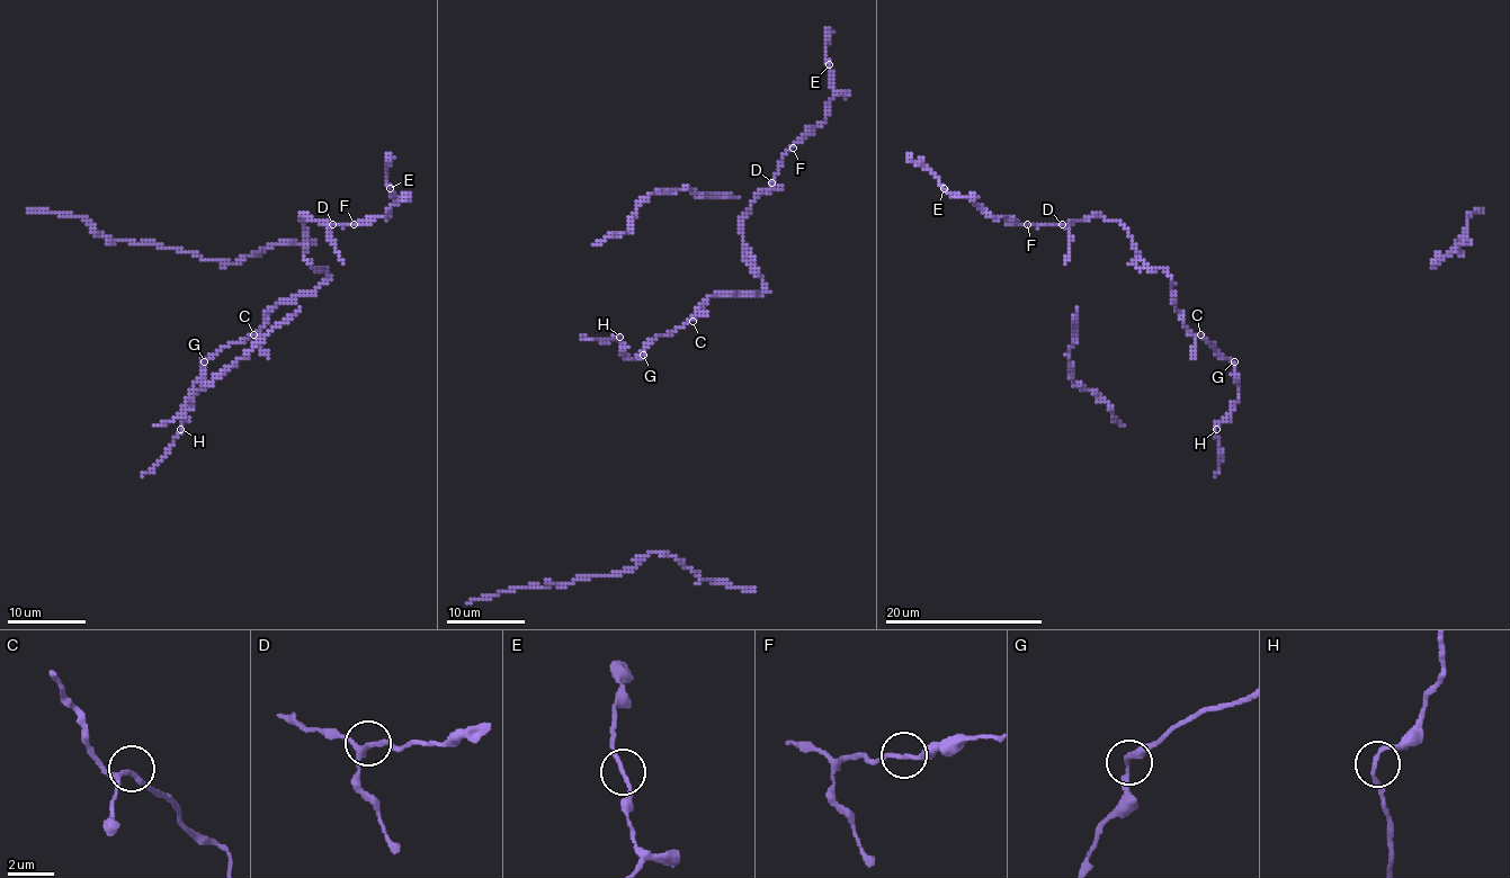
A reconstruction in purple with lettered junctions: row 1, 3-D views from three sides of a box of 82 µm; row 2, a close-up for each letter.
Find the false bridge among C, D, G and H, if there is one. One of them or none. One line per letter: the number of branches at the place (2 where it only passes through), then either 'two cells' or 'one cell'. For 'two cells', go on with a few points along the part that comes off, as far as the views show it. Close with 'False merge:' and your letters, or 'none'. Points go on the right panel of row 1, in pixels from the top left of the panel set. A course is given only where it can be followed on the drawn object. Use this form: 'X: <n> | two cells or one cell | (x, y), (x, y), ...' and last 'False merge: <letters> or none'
C: 3 | one cell
D: 3 | one cell
G: 2 | one cell
H: 2 | one cell
False merge: none

